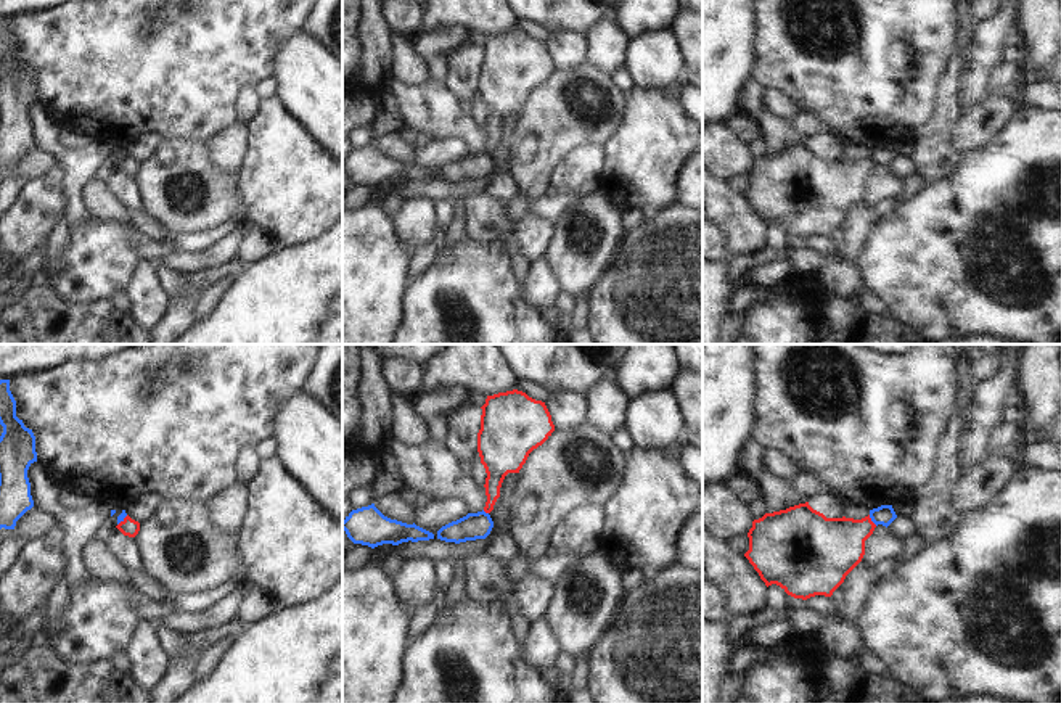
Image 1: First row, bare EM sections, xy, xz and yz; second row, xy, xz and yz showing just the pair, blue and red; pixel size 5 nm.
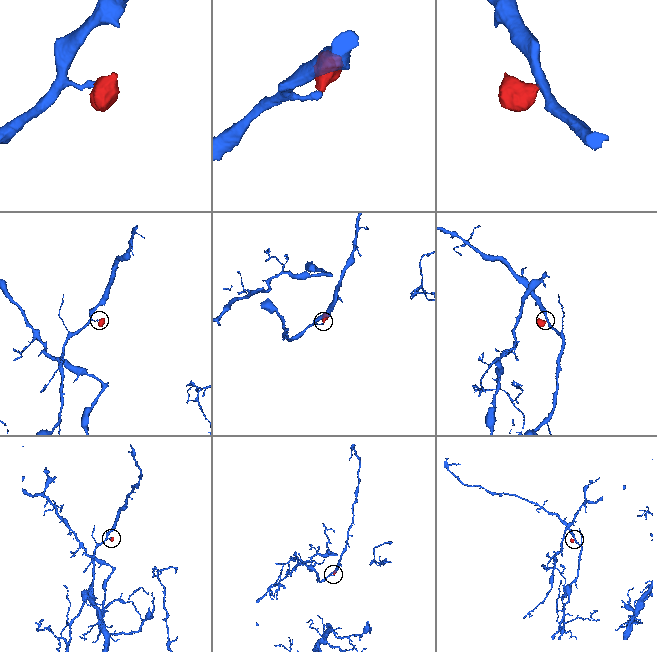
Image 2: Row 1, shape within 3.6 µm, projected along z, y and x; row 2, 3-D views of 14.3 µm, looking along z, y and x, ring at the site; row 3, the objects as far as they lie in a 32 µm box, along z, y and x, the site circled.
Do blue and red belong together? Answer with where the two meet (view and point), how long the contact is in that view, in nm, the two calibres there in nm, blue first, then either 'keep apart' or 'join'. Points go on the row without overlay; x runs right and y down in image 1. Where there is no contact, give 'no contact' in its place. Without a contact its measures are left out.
meets blue in yz at (872, 160); contact 70 nm long; 100 nm thick on the blue side, 300 nm on the other; keep apart

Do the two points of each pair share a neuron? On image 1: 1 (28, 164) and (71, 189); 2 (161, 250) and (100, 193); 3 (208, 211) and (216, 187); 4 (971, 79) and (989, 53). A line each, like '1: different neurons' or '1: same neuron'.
1: different neurons
2: same neuron
3: same neuron
4: same neuron

